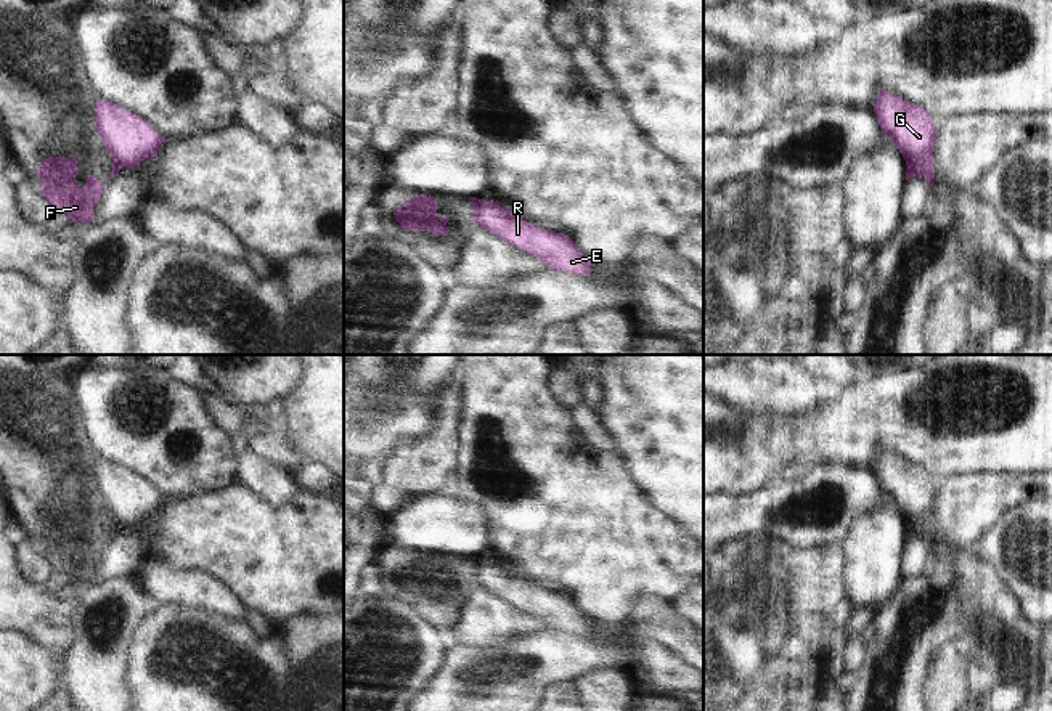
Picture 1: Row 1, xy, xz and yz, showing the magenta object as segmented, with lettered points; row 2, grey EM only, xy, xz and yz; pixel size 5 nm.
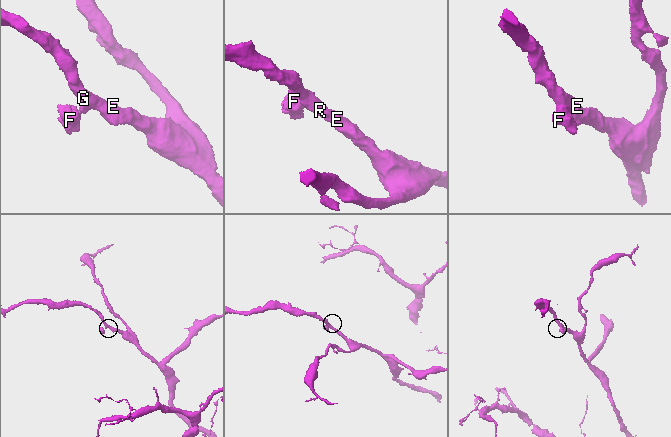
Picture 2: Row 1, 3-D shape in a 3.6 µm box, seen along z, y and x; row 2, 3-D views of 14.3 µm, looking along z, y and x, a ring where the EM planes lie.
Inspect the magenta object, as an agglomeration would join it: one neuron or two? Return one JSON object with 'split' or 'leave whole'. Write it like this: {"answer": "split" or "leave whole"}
{"answer": "split"}

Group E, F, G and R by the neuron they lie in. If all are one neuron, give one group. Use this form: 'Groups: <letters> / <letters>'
Groups: E G R / F

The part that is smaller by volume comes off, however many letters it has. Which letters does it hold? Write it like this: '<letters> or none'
F

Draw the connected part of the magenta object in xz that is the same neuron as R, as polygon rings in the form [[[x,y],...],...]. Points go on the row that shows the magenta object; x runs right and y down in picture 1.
[[[475,197],[474,221],[520,252],[538,257],[553,271],[565,271],[575,276],[589,274],[593,262],[577,249],[570,236],[522,220],[516,215],[516,210],[504,210],[493,201]]]

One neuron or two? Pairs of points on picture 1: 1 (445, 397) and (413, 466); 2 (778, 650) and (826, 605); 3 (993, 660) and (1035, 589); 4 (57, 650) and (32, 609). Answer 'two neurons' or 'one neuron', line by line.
1: one neuron
2: one neuron
3: two neurons
4: one neuron

